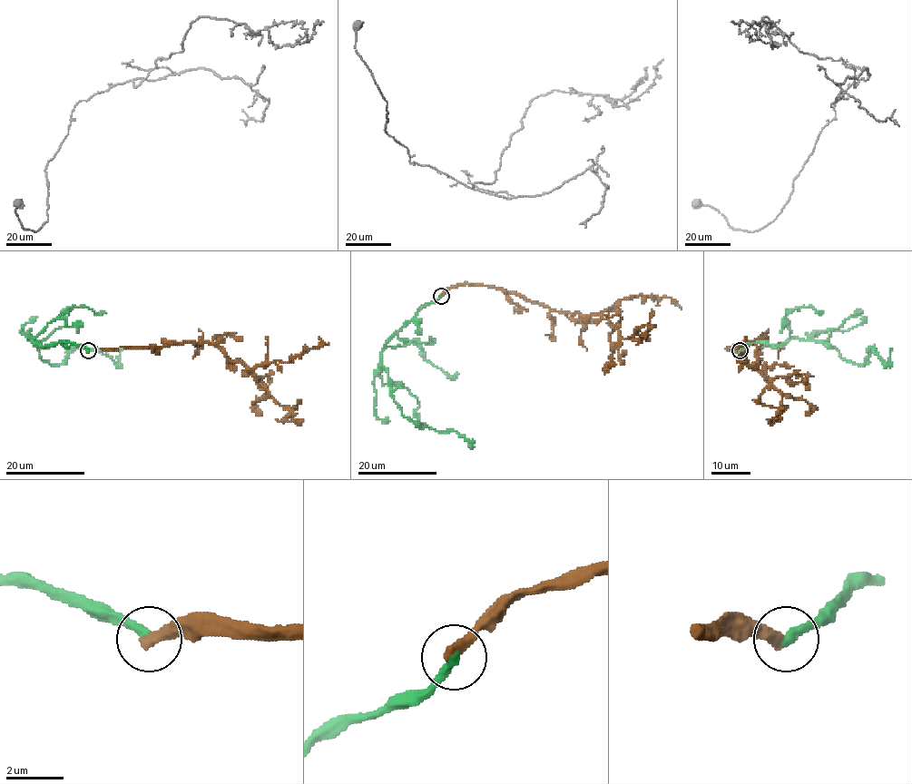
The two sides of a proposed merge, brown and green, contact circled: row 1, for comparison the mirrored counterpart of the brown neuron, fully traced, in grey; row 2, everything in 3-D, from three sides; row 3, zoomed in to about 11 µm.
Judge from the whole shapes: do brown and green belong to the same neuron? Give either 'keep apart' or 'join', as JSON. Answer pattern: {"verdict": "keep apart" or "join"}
{"verdict": "keep apart"}

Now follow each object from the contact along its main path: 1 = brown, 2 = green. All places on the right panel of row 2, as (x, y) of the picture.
1: (739, 351), (727, 348), (754, 343), (758, 368), (781, 394), (783, 408), (770, 422)
2: (739, 351), (750, 343), (809, 340), (828, 343), (843, 358), (863, 366), (873, 346), (888, 363), (889, 347)

